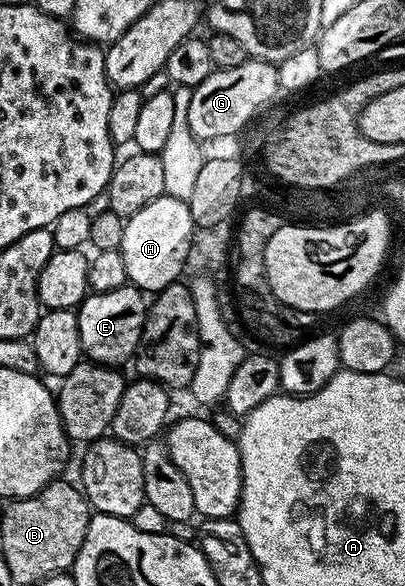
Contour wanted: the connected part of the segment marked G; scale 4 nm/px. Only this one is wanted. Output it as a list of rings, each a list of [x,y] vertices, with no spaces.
[[[249,58],[243,65],[232,66],[231,69],[219,68],[192,89],[188,126],[200,142],[225,135],[238,136],[241,128],[279,92],[277,67],[267,60]]]

